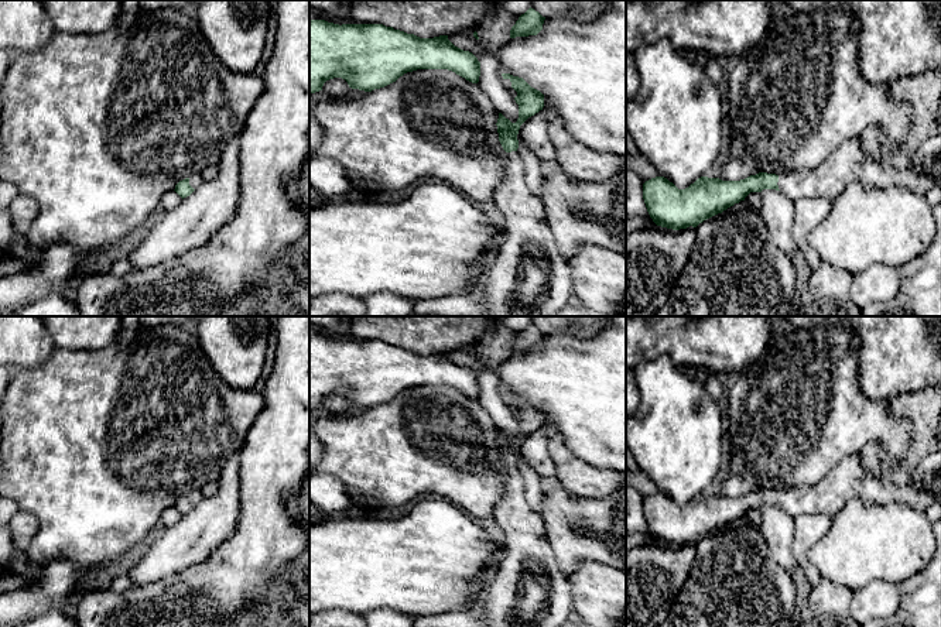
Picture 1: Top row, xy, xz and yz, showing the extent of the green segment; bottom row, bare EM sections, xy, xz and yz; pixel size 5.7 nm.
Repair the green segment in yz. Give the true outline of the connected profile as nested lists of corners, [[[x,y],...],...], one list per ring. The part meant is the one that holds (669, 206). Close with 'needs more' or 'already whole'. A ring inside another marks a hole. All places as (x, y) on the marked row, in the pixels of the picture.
[[[941,134],[921,141],[916,148],[886,147],[884,151],[887,153],[884,158],[866,157],[860,148],[860,141],[852,140],[811,171],[781,175],[759,172],[740,181],[701,177],[685,189],[678,189],[664,177],[656,177],[643,184],[643,199],[657,226],[680,230],[690,226],[697,227],[704,220],[745,201],[750,192],[762,192],[763,189],[780,191],[793,202],[800,198],[834,201],[852,182],[879,189],[901,186],[923,196],[934,186],[941,189]]]; needs more

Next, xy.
[[[195,174],[189,178],[185,178],[182,181],[179,181],[175,185],[175,192],[184,199],[187,196],[189,196],[201,184],[203,184],[203,178],[201,177],[201,174]]]; needs more

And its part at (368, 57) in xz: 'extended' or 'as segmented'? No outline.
as segmented

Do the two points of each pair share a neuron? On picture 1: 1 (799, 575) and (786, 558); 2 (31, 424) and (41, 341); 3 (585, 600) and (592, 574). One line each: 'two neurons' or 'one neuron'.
1: one neuron
2: two neurons
3: one neuron

